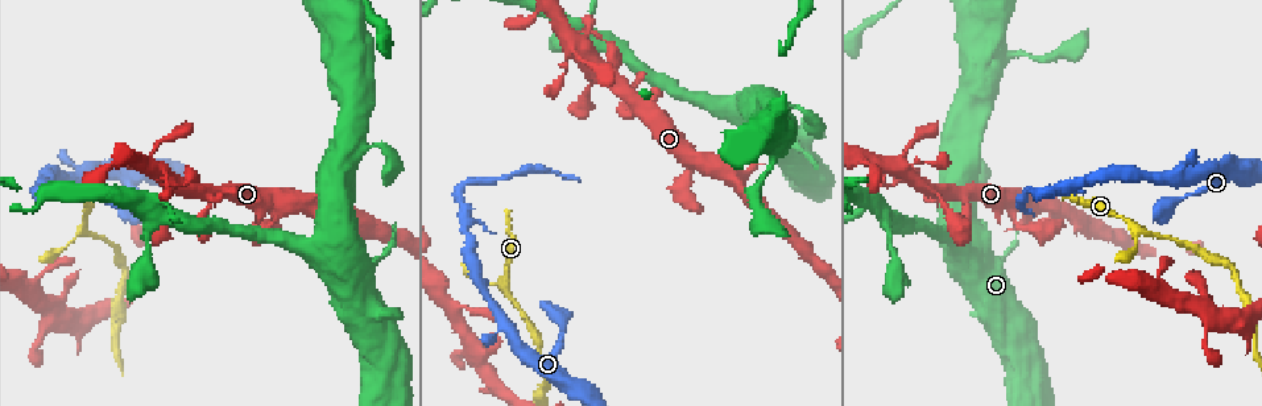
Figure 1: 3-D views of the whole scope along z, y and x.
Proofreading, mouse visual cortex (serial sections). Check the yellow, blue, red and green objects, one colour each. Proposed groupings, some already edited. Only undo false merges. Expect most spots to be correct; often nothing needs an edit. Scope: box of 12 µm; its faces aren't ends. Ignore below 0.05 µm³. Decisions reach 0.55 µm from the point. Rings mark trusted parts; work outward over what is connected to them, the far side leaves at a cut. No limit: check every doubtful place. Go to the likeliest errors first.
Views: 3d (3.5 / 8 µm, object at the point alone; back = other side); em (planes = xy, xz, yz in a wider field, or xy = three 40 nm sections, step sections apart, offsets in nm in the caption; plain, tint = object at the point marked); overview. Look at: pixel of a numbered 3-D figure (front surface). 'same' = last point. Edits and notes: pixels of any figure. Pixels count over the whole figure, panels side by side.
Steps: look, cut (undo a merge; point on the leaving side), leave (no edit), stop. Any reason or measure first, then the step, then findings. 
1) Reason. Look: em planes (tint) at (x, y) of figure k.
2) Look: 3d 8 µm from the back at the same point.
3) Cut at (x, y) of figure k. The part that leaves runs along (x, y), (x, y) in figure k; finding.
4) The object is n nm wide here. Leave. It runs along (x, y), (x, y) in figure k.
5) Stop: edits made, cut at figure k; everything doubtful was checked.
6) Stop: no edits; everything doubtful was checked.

Sharp bend. Look: em planes (tint) at (462, 187) of figure 1.

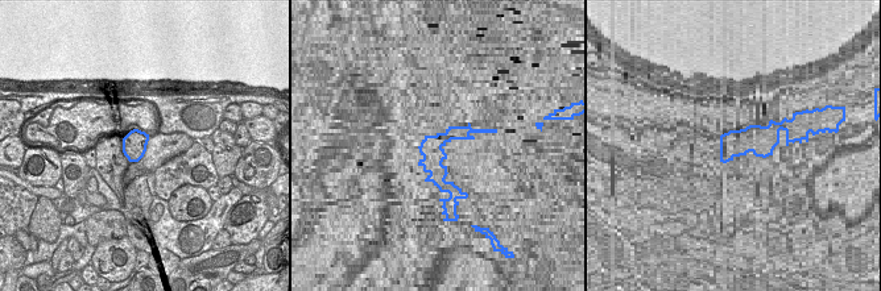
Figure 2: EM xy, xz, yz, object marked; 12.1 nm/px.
See where the arms go. Look: 3d 3.5 µm at the same point.

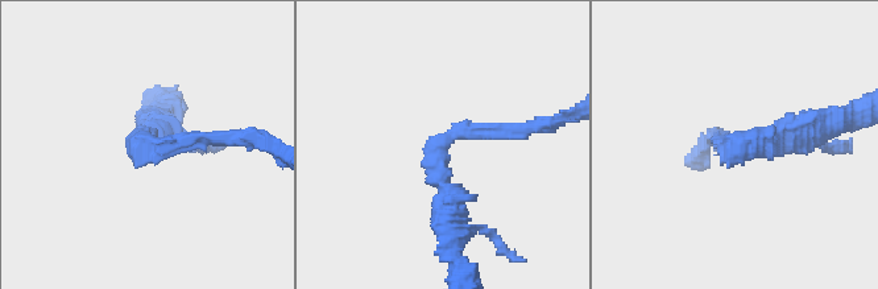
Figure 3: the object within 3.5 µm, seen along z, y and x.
The arms are 150, 300 nm wide. Cut at (510, 128) of figure 3. The part that leaves runs along (467, 132), (524, 132), (571, 115) in figure 3; two cells meet here.

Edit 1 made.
Look: overview.

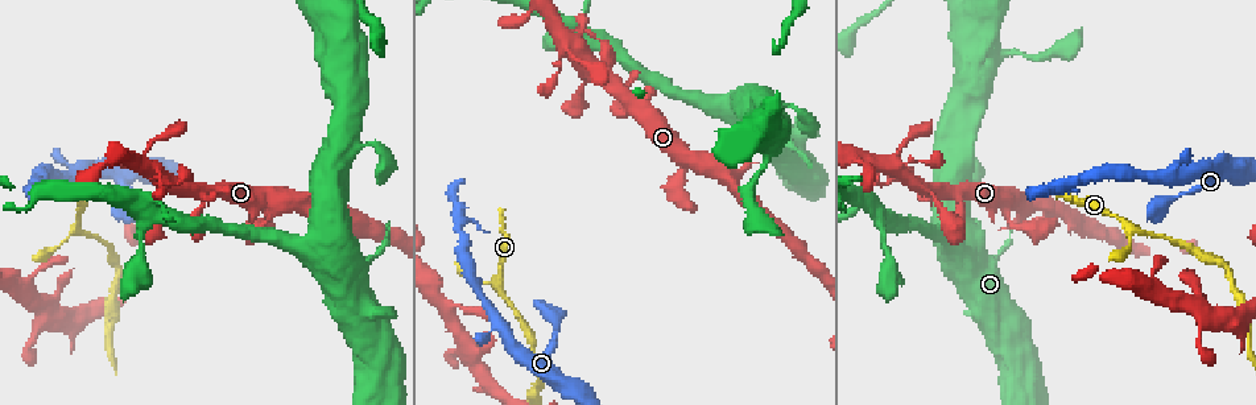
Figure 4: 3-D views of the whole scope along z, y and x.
Three arms meet. Look: 3d 3.5 µm at (1128, 223) of figure 4.

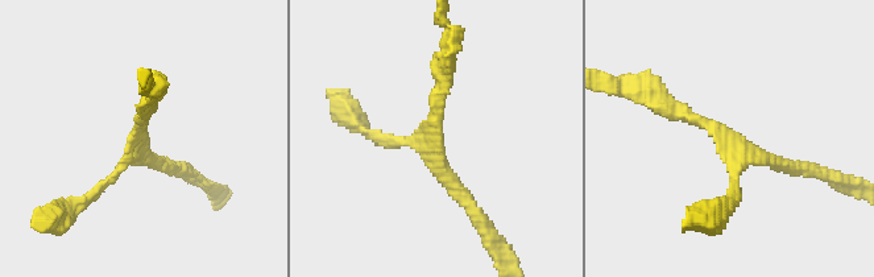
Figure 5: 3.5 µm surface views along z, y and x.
3 arms meet here; the arms are 150, 150, 200 nm wide. Leave. It runs along (659, 96), (744, 153), (798, 165) in figure 5; continuous, no second cell.

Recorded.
Abrupt turn. Look: 3d 3.5 µm at (168, 185) of figure 4.

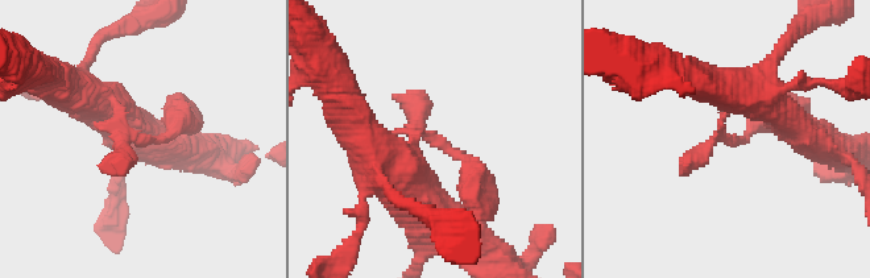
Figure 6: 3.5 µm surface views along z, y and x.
Shape alone is not enough. Look: em xy step 1 (tint) at (138, 140) of figure 6.

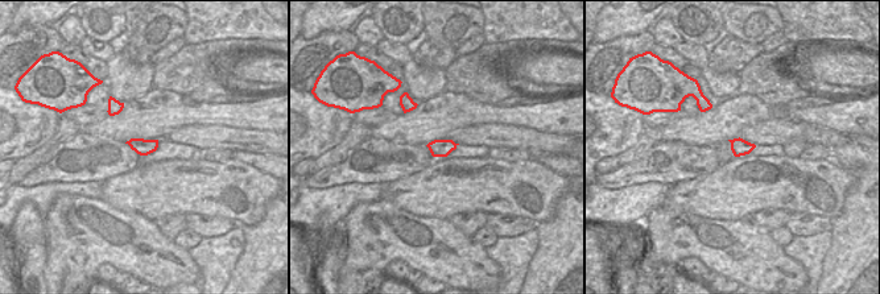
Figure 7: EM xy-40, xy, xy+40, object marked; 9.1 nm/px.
Leave. It runs along (394, 179), (423, 132), (472, 169), (472, 199) in figure 6; all the same cell.

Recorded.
Stop: edits made, cut at figure 3; everything doubtful was checked.

